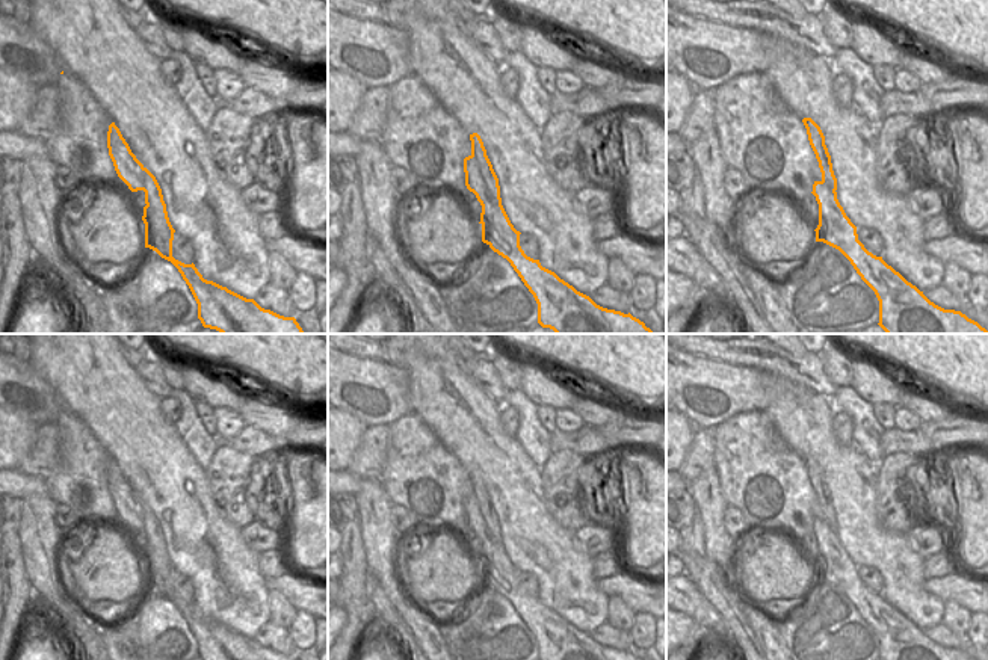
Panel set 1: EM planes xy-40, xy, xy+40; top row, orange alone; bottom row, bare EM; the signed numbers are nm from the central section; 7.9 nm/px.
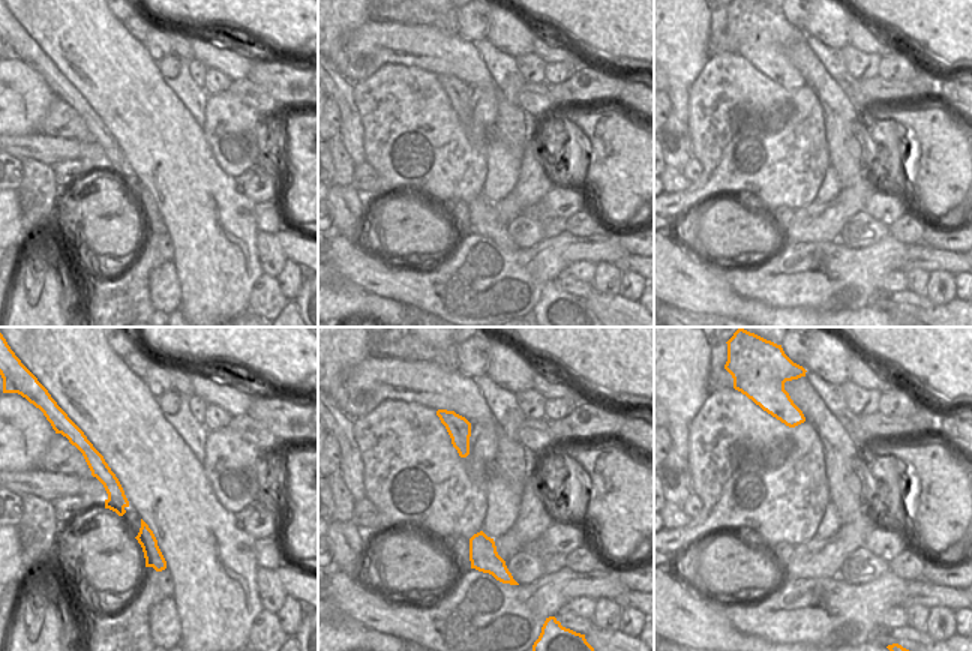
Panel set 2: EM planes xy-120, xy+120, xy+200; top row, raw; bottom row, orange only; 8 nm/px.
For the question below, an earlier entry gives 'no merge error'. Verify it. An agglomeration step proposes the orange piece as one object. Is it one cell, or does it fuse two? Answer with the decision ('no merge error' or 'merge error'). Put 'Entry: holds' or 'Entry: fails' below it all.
merge error
Entry: fails

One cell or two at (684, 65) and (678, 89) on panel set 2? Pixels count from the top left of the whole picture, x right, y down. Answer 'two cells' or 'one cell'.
two cells

